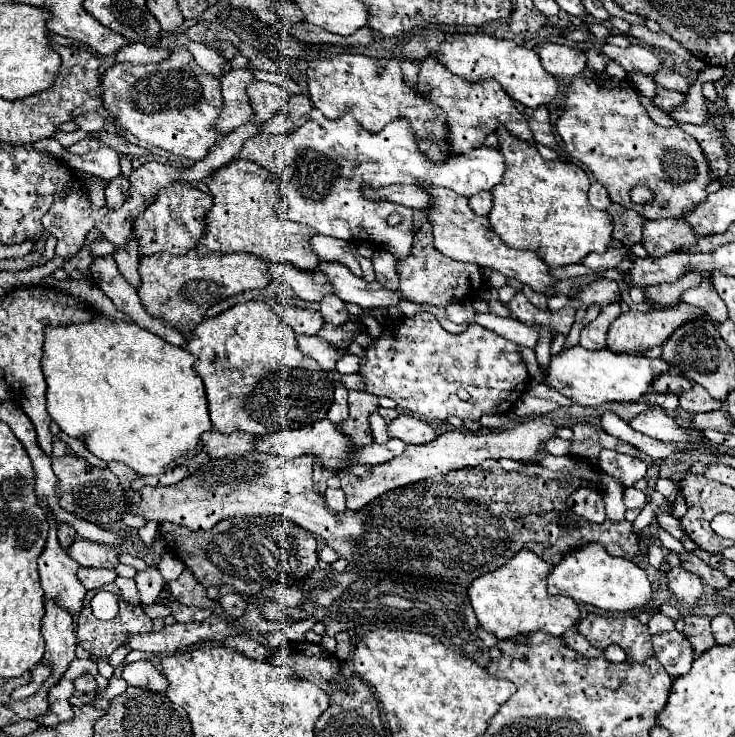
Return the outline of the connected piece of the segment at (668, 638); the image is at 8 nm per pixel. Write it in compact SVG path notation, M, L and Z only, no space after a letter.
M677 630L653 636L653 650L655 658L665 668L671 680L687 674L687 670L691 670L691 664L695 660L693 646L685 638L685 634Z

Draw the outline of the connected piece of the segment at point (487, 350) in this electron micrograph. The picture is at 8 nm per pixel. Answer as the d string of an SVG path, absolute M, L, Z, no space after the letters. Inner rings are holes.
M421 312L413 318L389 322L381 338L365 350L365 360L361 362L361 376L365 376L367 392L375 396L389 396L397 402L397 408L433 420L447 420L449 416L457 416L463 420L479 420L485 414L505 414L515 406L515 402L523 396L529 384L527 366L521 358L519 346L473 323L463 334L449 334L441 328L437 318L427 312ZM457 388L465 388L469 392L467 402L455 396Z

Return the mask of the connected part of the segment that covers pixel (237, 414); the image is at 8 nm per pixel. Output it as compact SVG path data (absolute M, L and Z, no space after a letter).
M263 302L235 304L215 318L205 318L185 348L197 356L193 368L205 384L211 422L223 434L237 430L275 434L327 418L333 402L333 380L299 350L293 328Z

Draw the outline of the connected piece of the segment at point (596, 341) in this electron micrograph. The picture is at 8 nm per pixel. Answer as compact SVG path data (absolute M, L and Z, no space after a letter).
M611 304L611 306L605 306L599 316L581 330L581 340L579 344L587 350L601 350L605 348L605 338L607 338L607 330L611 326L611 322L619 316L619 306L617 304Z

